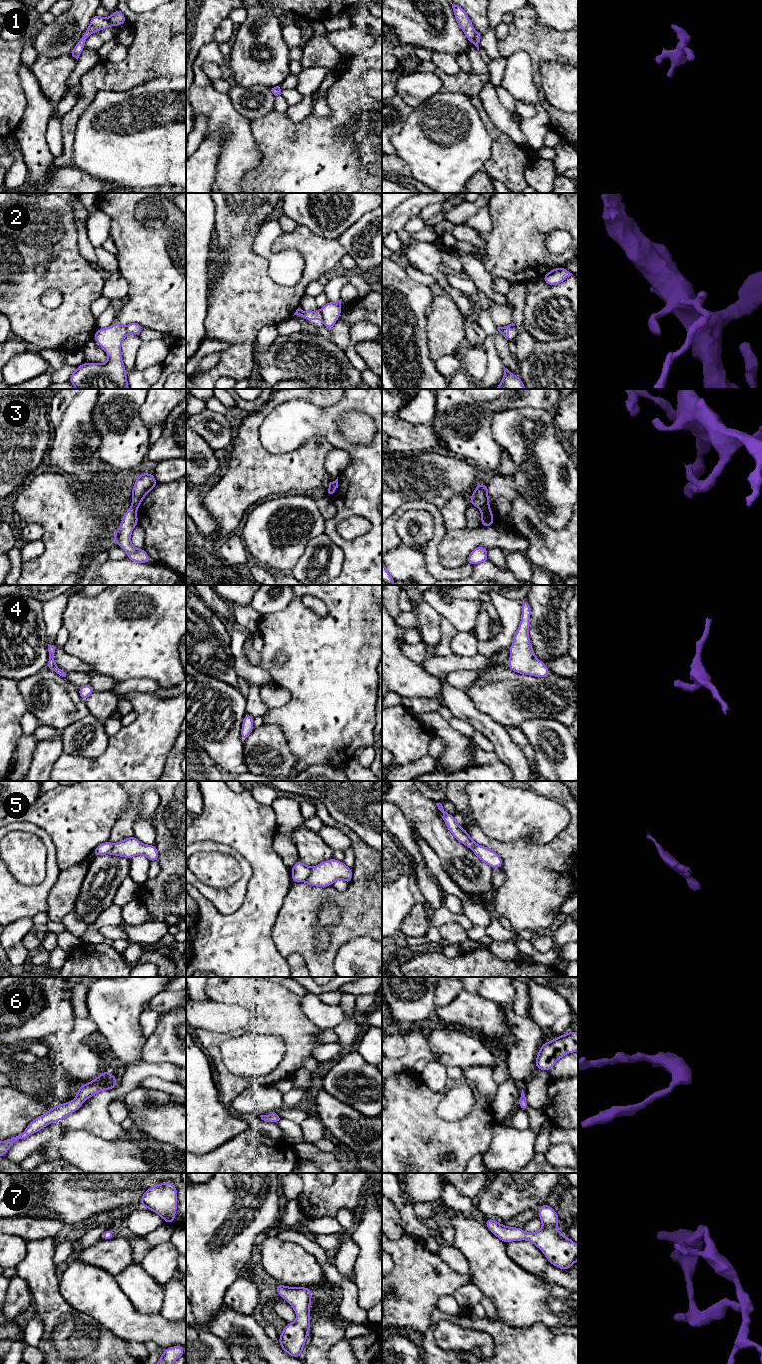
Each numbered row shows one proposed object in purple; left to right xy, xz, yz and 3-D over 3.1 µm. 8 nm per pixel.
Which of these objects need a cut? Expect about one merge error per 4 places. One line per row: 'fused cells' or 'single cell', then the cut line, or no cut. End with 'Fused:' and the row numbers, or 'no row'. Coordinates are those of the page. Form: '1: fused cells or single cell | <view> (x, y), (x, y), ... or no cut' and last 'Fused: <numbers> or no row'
1: single cell | no cut
2: fused cells | xz (319, 311), (322, 319)
3: fused cells | yz (488, 504), (480, 509)
4: single cell | no cut
5: fused cells | xz (311, 868), (311, 871), (303, 880)
6: single cell | no cut
7: single cell | no cut
Fused: 2, 3, 5

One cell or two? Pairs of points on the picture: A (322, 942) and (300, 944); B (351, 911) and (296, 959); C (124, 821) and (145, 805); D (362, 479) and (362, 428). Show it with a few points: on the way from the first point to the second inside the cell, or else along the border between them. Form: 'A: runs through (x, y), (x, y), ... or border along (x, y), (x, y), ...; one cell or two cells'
A: border along (317, 920), (316, 949), (323, 952); two cells
B: border along (286, 956), (298, 953), (303, 958), (305, 964); two cells
C: border along (146, 791), (140, 799), (133, 832); two cells
D: border along (341, 433), (354, 443), (371, 442); two cells

